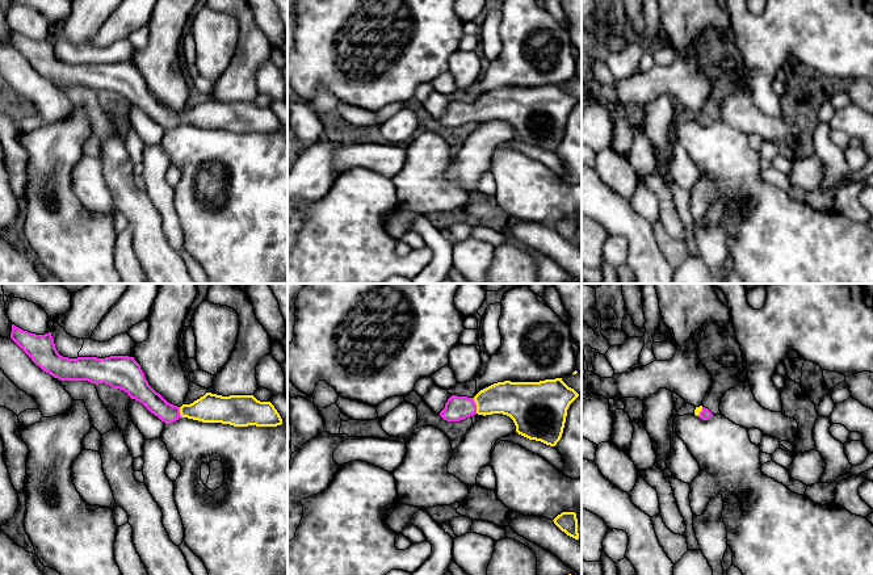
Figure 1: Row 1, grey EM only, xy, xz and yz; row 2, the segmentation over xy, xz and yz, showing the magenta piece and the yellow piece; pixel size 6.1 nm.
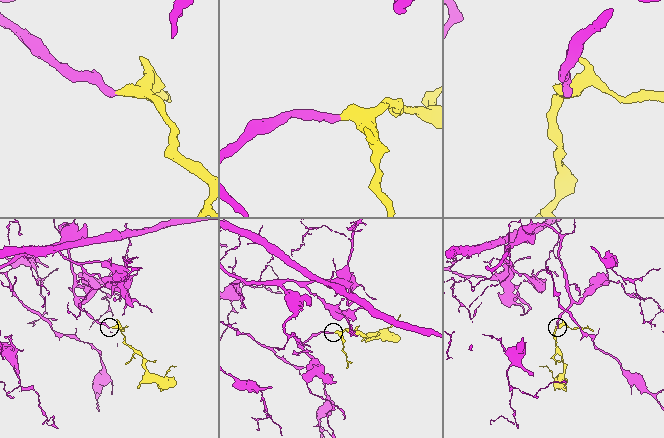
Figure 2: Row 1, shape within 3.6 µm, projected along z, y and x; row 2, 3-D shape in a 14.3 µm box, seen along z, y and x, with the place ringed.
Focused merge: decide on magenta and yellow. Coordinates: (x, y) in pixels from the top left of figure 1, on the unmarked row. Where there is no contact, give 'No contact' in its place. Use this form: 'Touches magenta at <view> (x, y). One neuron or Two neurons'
Touches magenta at xz (475, 112). One neuron

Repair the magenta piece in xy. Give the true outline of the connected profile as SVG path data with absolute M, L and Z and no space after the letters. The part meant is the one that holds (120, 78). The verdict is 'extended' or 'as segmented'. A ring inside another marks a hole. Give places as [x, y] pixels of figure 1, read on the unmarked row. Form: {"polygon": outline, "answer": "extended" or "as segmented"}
{"polygon": "M12 30L11 45L43 77L60 87L88 87L123 96L142 109L165 130L180 123L202 129L222 129L234 133L277 133L282 125L270 108L260 108L253 101L222 102L206 98L200 105L181 113L168 109L147 88L140 71L129 62L105 64L68 64L58 59L51 38L35 41Z", "answer": "extended"}

